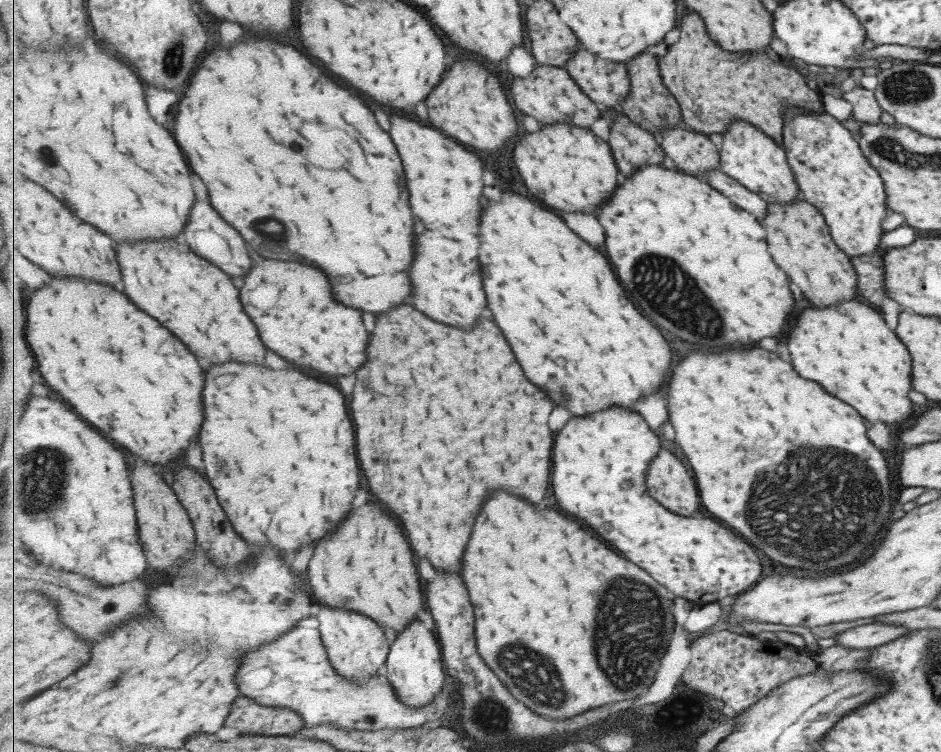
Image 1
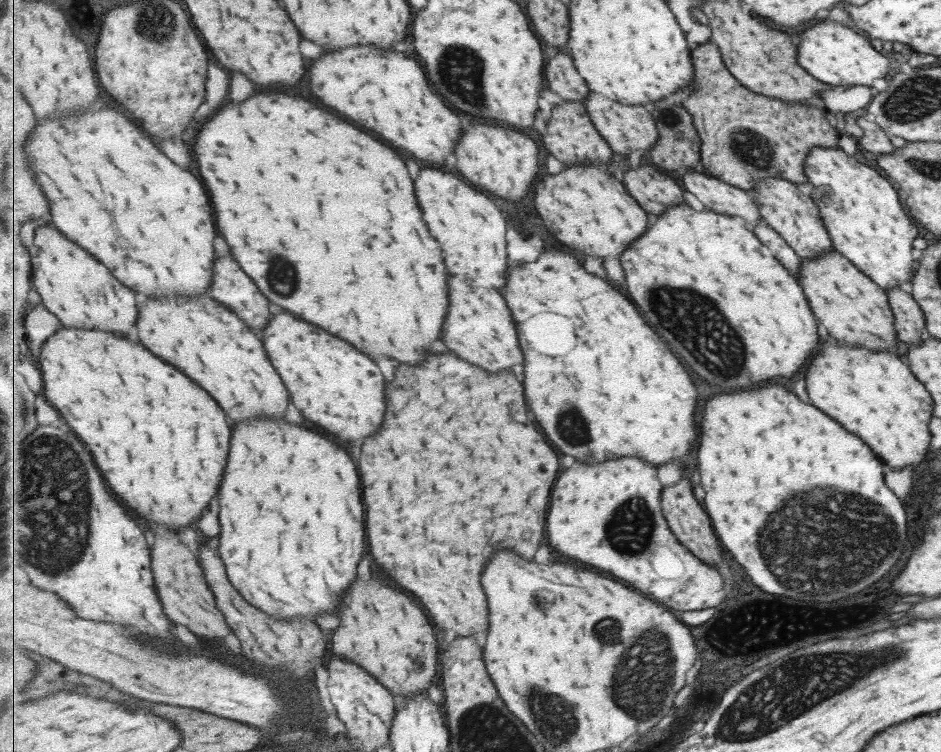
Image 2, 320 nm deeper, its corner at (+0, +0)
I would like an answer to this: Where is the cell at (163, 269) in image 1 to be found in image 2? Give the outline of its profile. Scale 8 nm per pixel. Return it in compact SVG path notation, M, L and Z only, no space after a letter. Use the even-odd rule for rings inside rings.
M211 296L167 298L161 306L159 300L149 300L139 314L137 328L139 338L151 352L175 364L175 368L183 368L197 384L203 384L235 422L253 416L285 418L289 390L271 364L263 342L247 328L237 312L233 314Z

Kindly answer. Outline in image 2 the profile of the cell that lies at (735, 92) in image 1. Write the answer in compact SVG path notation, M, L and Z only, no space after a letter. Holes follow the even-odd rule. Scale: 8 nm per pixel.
M712 42L695 48L692 56L696 72L694 84L691 86L691 95L683 104L691 113L702 140L701 169L704 172L717 176L719 180L725 180L727 184L733 184L753 195L756 180L779 178L803 184L806 182L805 160L810 154L810 148L837 147L835 144L839 132L837 130L827 132L827 130L833 130L833 126L829 126L829 122L817 110L817 105L786 102L765 96L763 93L753 92L726 67L720 48Z

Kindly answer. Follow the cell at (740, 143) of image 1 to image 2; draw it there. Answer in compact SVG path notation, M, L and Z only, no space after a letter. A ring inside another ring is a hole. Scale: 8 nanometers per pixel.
M779 178L756 180L754 200L761 209L762 218L782 238L800 259L813 259L833 250L833 242L822 223L818 205L797 189L797 184Z

